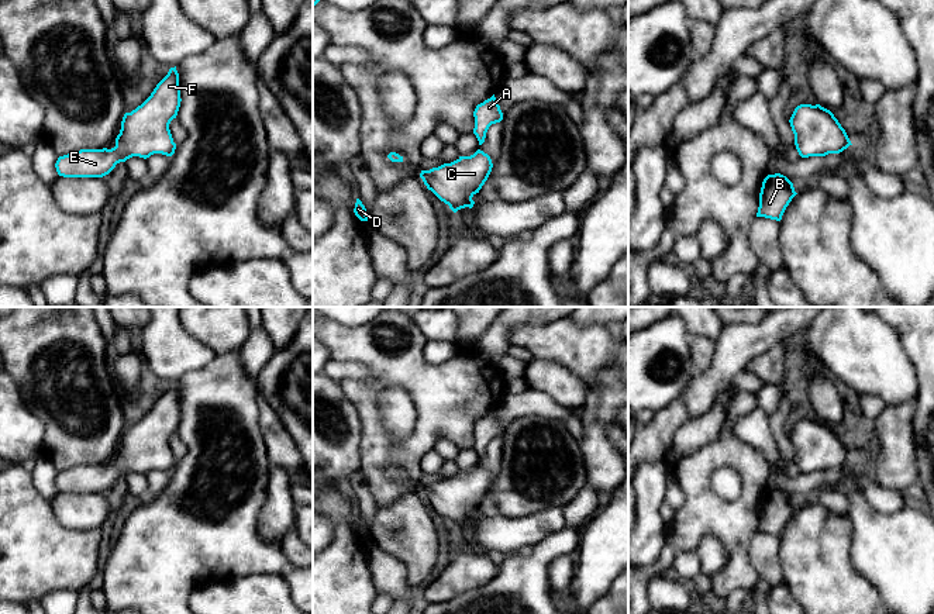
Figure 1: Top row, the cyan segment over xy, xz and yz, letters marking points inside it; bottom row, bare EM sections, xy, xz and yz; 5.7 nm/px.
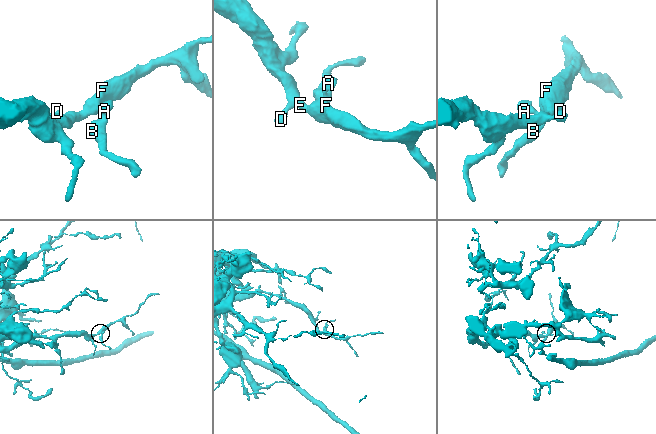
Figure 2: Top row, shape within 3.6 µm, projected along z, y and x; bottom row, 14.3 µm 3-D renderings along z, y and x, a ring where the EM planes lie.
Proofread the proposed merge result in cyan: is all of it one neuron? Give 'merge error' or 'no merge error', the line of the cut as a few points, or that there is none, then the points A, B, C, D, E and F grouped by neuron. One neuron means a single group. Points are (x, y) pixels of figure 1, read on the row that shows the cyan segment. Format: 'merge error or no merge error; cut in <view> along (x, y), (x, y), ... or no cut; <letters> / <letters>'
no merge error; no cut; A B C D E F

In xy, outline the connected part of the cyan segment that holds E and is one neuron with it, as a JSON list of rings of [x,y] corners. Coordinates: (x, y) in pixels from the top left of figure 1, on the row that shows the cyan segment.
[[[170,68],[151,96],[121,121],[116,146],[111,149],[80,149],[59,156],[55,168],[63,177],[103,177],[117,163],[132,156],[149,158],[154,154],[172,156],[176,149],[169,124],[180,107],[179,73]]]

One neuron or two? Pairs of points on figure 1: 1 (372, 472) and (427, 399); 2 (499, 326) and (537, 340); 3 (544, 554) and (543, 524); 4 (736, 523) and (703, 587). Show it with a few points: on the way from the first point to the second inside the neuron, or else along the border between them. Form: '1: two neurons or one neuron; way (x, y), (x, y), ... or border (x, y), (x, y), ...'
1: one neuron; way (393, 455), (400, 455), (427, 428), (427, 420)
2: two neurons; border (540, 323), (513, 324), (509, 328), (509, 342)
3: two neurons; border (567, 525), (545, 535), (533, 545)
4: two neurons; border (710, 576), (713, 590)

